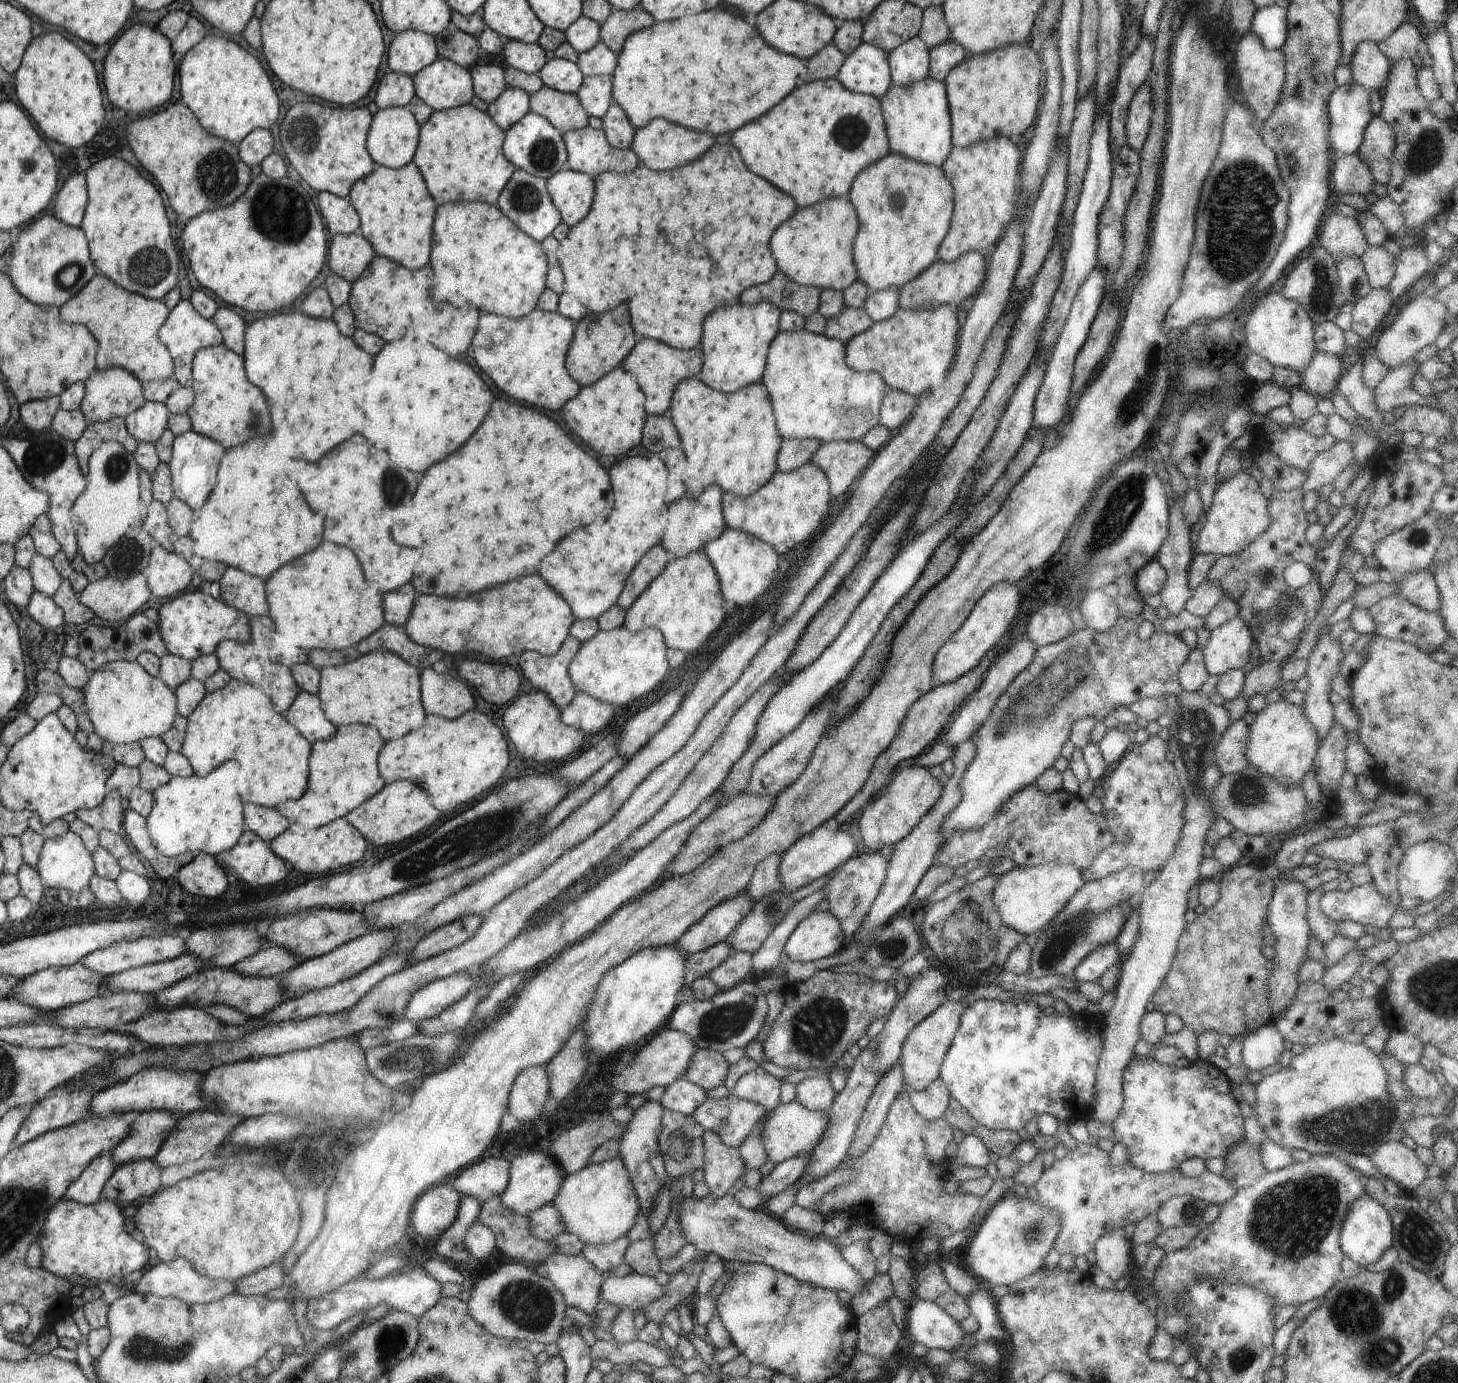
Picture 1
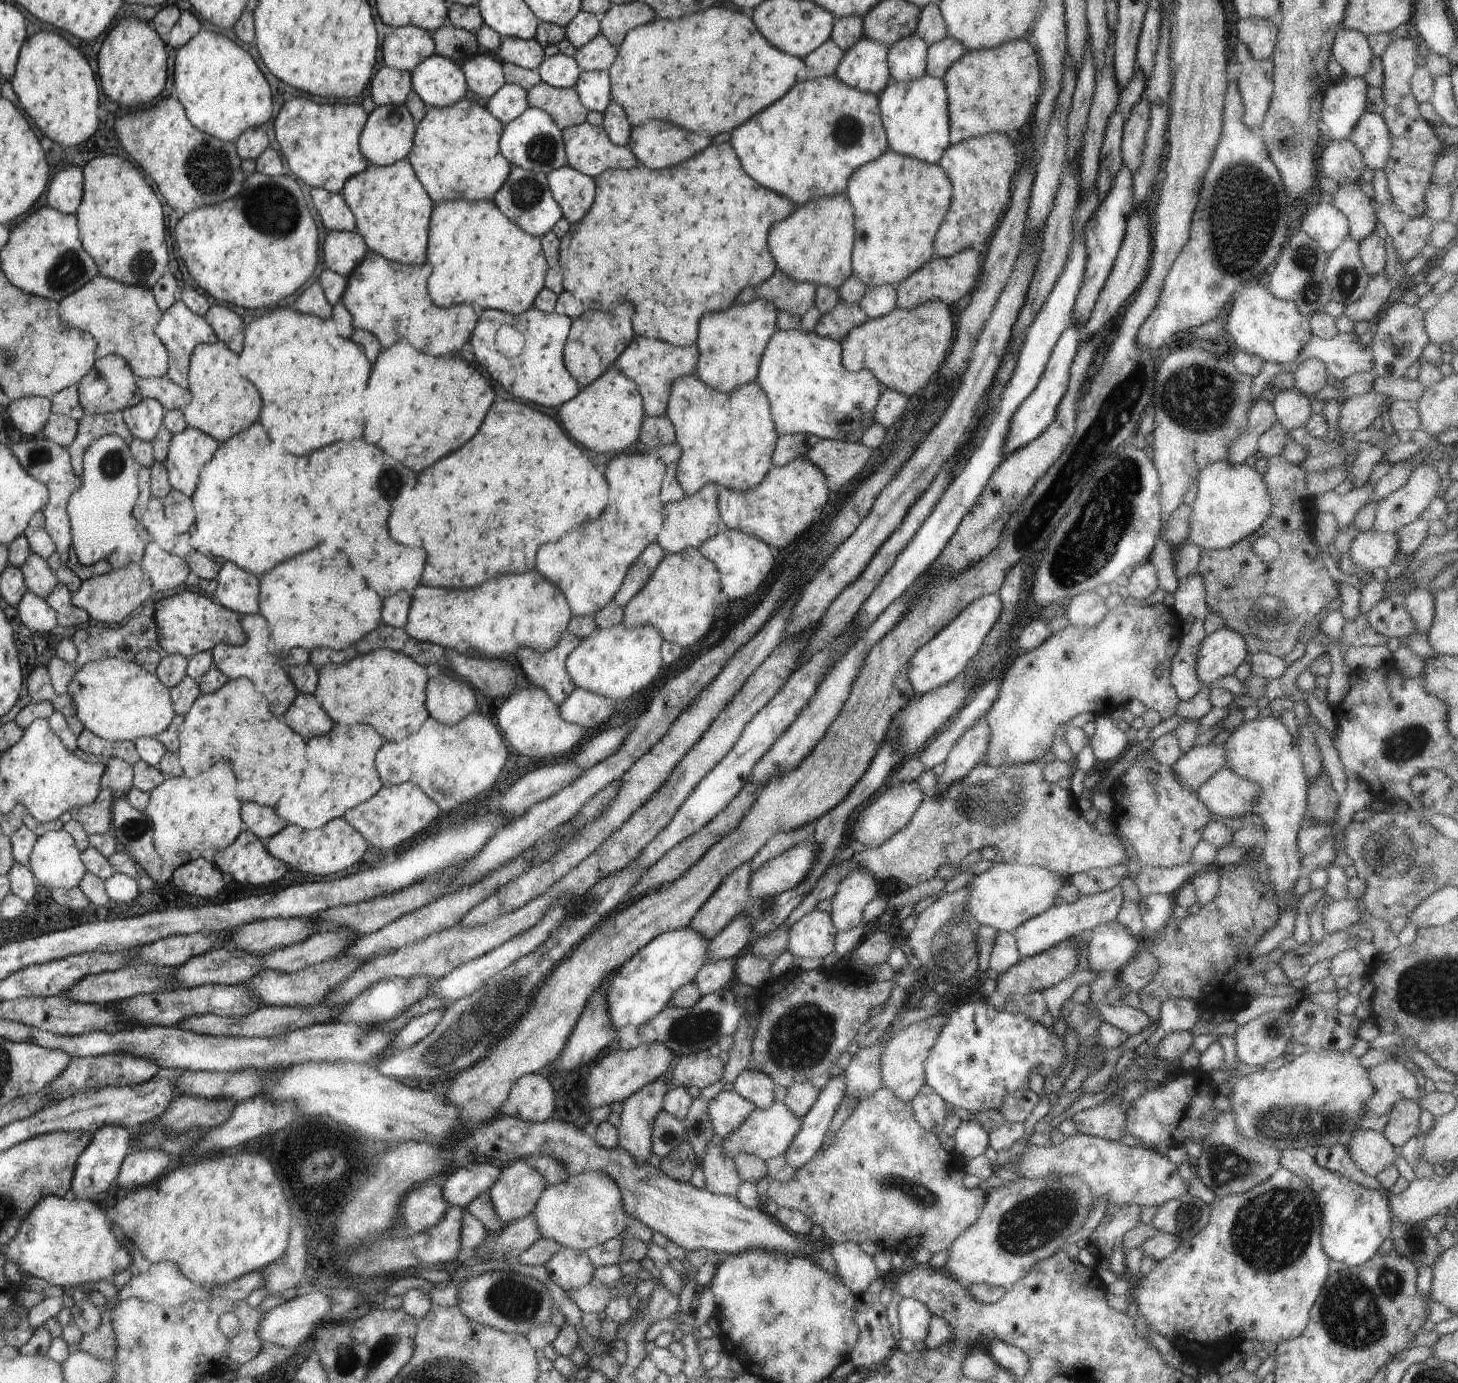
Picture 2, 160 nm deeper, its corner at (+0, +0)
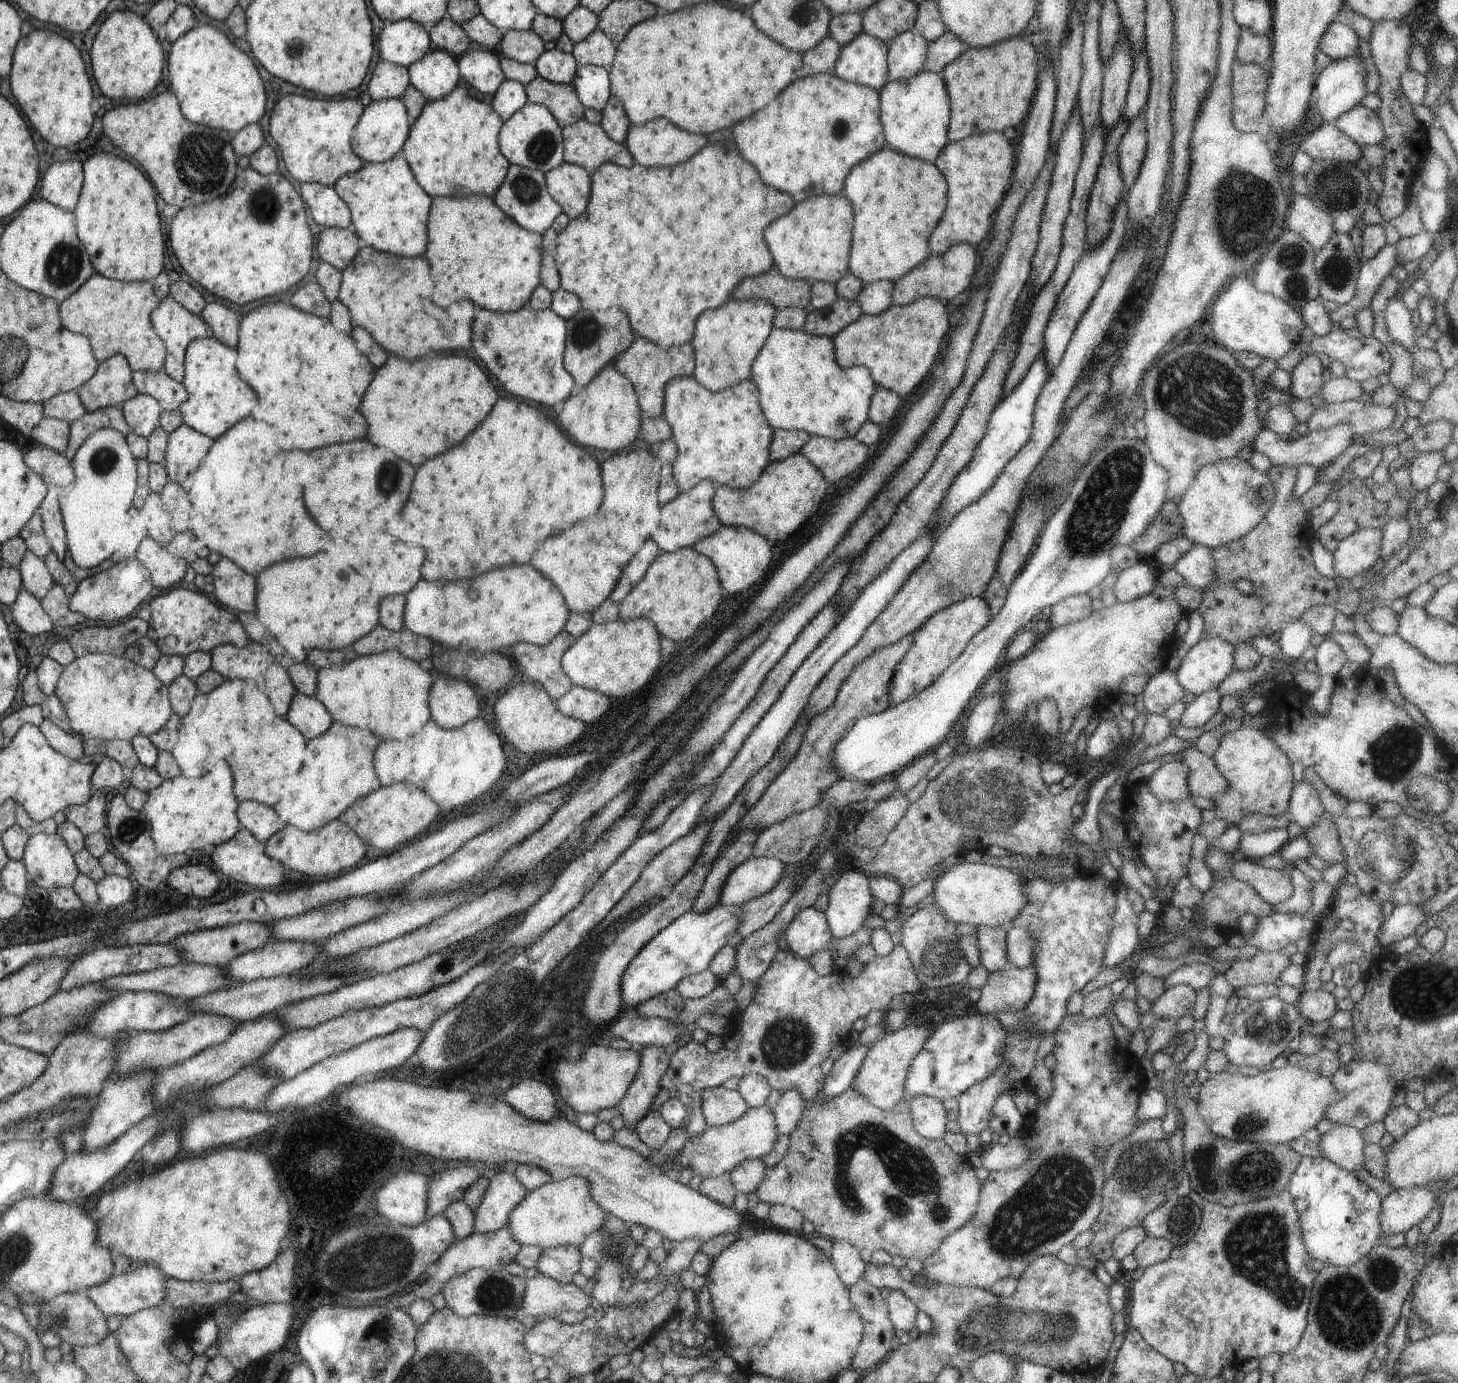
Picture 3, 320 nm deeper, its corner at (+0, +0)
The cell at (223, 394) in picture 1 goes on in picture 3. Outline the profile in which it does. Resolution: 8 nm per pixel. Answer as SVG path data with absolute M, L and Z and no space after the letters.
M214 336L209 339L196 339L188 346L182 383L187 387L190 398L177 408L184 425L215 439L242 418L250 416L256 404L256 394L236 372L236 356L238 354L235 348L225 345Z

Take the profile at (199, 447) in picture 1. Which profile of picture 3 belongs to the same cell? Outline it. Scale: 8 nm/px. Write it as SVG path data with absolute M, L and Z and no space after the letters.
M180 425L170 433L164 462L169 480L189 489L199 462L213 445L213 438Z

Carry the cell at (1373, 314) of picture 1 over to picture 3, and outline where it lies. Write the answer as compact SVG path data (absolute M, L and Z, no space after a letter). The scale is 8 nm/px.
M1387 244L1376 256L1363 261L1362 268L1358 272L1356 292L1352 301L1349 301L1346 305L1339 305L1337 310L1330 313L1333 324L1340 324L1344 320L1344 316L1348 316L1348 314L1355 316L1363 309L1370 308L1370 302L1376 296L1380 284L1395 268L1396 258L1396 246Z

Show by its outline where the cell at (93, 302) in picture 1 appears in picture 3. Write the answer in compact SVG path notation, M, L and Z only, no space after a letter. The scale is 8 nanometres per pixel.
M94 274L78 291L59 303L62 323L73 333L84 335L90 341L94 358L104 362L114 355L127 358L133 371L160 371L166 358L164 341L151 323L152 311L158 300L152 281L127 283Z

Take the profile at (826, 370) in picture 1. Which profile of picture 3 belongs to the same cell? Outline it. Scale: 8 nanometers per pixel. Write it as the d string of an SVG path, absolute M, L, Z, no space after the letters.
M773 328L751 368L750 379L758 386L760 404L772 428L804 431L811 436L829 439L847 439L854 437L862 424L869 419L871 398L878 385L868 369L841 366L835 359L835 345L831 337Z

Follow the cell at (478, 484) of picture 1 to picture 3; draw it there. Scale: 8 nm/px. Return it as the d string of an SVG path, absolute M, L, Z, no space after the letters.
M500 397L484 424L464 444L456 444L456 448L416 468L412 500L404 508L404 520L392 532L400 540L422 546L428 552L422 578L476 578L492 568L526 564L536 542L572 528L574 522L596 516L602 498L604 490L598 462L586 448L572 446L564 432L538 408Z

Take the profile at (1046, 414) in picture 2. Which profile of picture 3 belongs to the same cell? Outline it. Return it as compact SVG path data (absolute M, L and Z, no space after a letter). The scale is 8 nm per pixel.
M1040 352L1023 381L1014 388L1009 396L1004 397L991 412L984 438L976 445L976 450L974 450L968 464L956 475L943 500L940 501L939 507L934 510L926 530L932 533L936 532L938 535L942 534L950 521L963 508L984 496L984 493L994 484L996 478L1000 476L1000 472L1006 467L1006 464L1026 446L1030 436L1032 436L1032 428L1034 428L1036 402L1040 398L1042 388L1048 384L1051 376L1052 370L1048 368L1044 354Z

